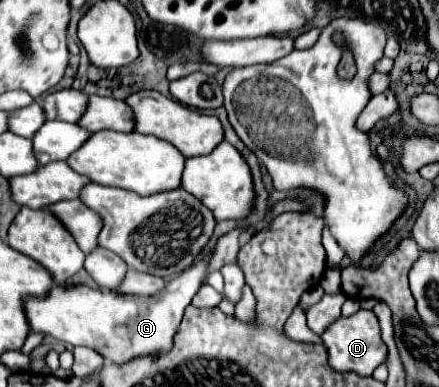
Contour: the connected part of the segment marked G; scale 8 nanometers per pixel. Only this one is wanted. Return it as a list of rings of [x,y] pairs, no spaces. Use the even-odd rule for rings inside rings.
[[[211,249],[187,271],[167,281],[163,291],[155,295],[119,295],[105,289],[77,285],[71,289],[53,287],[43,297],[27,297],[23,299],[23,309],[29,319],[29,329],[31,333],[49,335],[71,347],[91,347],[113,363],[125,363],[147,353],[169,351],[185,307],[205,283],[207,263],[213,253],[215,249]]]

